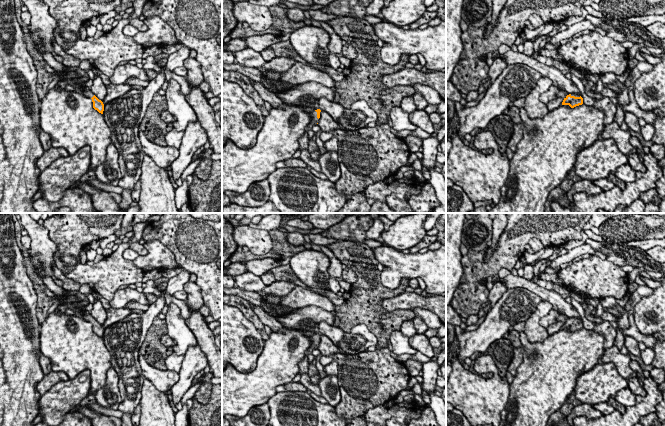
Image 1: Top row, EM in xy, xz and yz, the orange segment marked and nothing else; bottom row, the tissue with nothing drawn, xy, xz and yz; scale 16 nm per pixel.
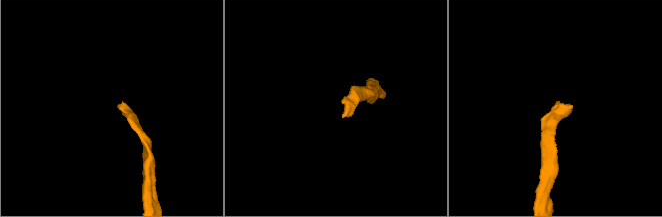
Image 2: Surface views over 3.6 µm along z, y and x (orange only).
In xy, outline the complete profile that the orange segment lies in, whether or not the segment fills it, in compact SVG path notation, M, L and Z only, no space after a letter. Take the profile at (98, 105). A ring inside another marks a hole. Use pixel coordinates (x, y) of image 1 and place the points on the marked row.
M84 87L84 95L88 98L92 99L93 108L97 110L99 113L103 114L104 104L101 100L99 100L91 91L89 87Z

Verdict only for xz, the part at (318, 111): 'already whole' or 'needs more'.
needs more

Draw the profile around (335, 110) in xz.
M326 98L319 99L319 109L327 112L336 122L344 115L344 107Z

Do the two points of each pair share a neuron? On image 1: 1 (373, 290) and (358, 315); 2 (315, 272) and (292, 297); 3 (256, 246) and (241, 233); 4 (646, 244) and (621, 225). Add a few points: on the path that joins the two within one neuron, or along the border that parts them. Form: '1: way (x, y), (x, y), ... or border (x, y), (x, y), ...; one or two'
1: way (367, 296), (365, 304), (360, 309); one
2: border (307, 288), (325, 296); two
3: way (252, 242), (245, 235); one
4: border (654, 238), (635, 239), (618, 244); two

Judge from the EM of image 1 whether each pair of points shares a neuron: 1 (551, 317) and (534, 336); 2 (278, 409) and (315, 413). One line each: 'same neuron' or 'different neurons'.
1: different neurons
2: same neuron

